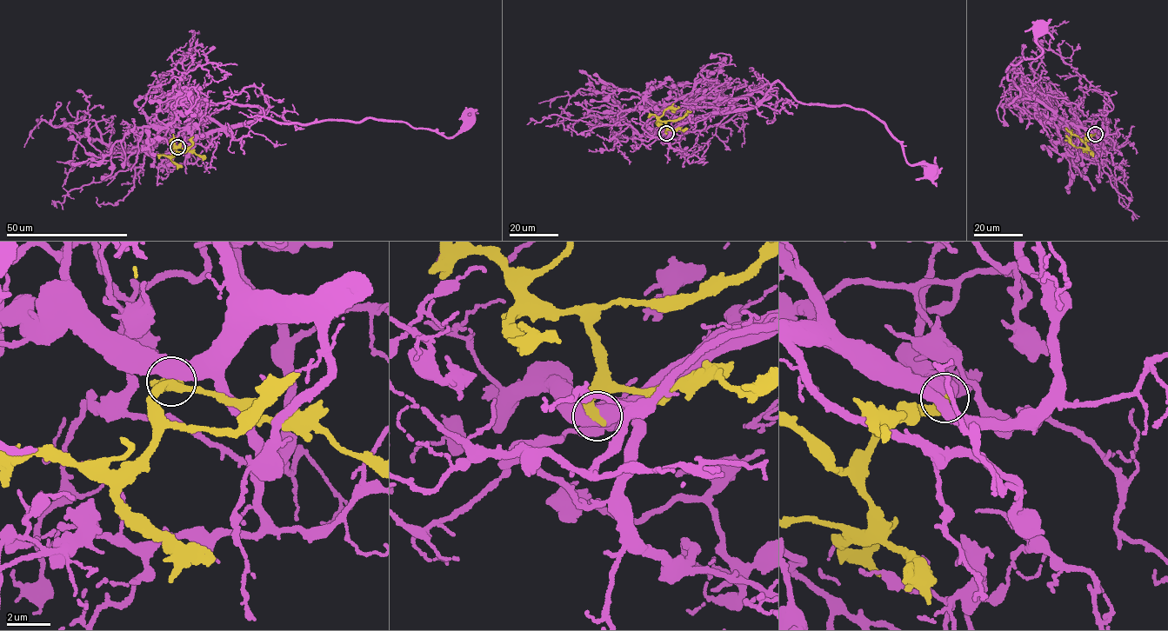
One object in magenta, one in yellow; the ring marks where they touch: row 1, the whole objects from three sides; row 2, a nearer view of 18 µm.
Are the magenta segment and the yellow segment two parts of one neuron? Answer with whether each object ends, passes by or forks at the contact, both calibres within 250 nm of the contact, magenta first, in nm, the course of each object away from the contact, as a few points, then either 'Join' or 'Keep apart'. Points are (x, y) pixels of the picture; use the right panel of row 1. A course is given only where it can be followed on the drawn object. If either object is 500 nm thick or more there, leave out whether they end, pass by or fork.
Thickness 550 nm (magenta) against 460 nm. Course of magenta: (1094, 133), (1037, 101), (1008, 103), (1020, 92), (1005, 69), (1041, 56), (1040, 29). Course of yellow: (1094, 134), (1087, 138), (1085, 149), (1077, 147), (1069, 140), (1071, 129). Keep apart

